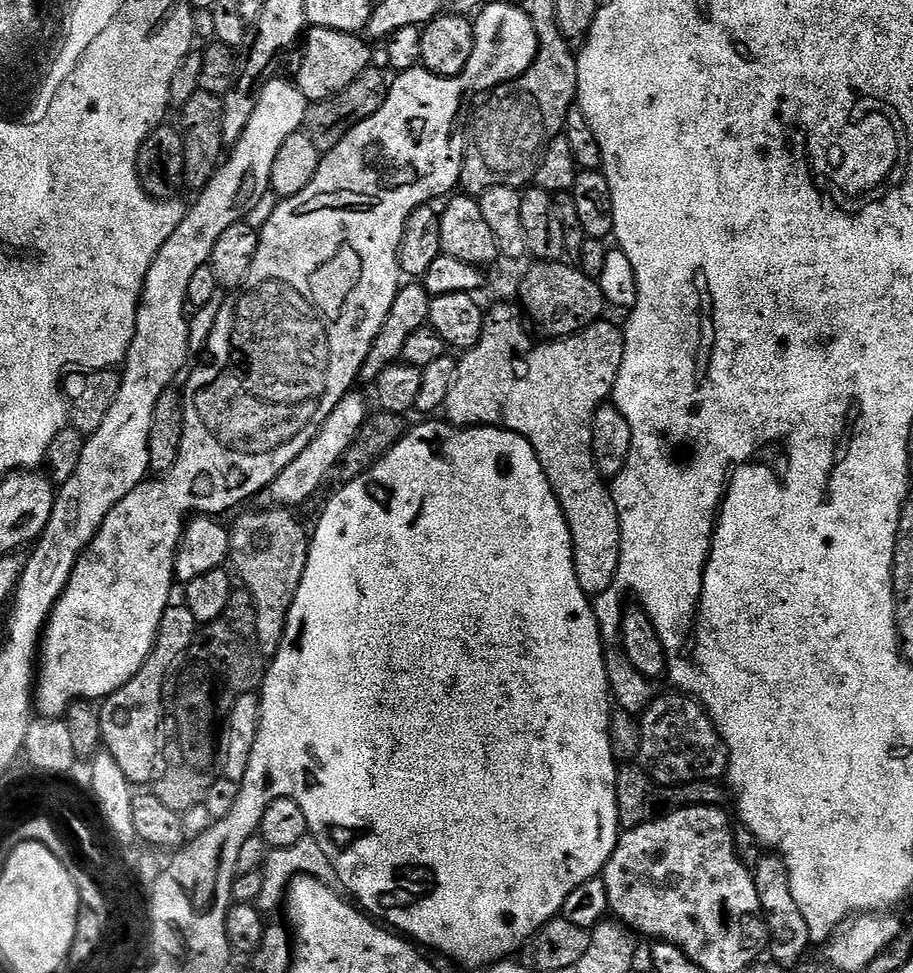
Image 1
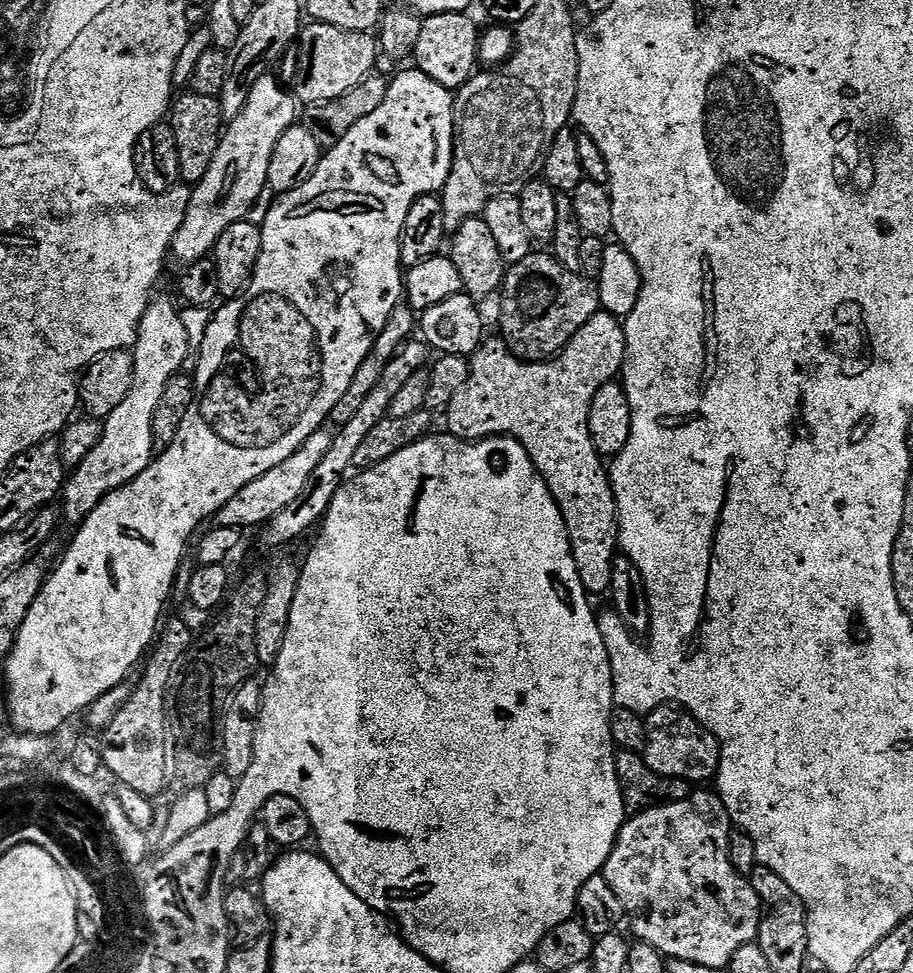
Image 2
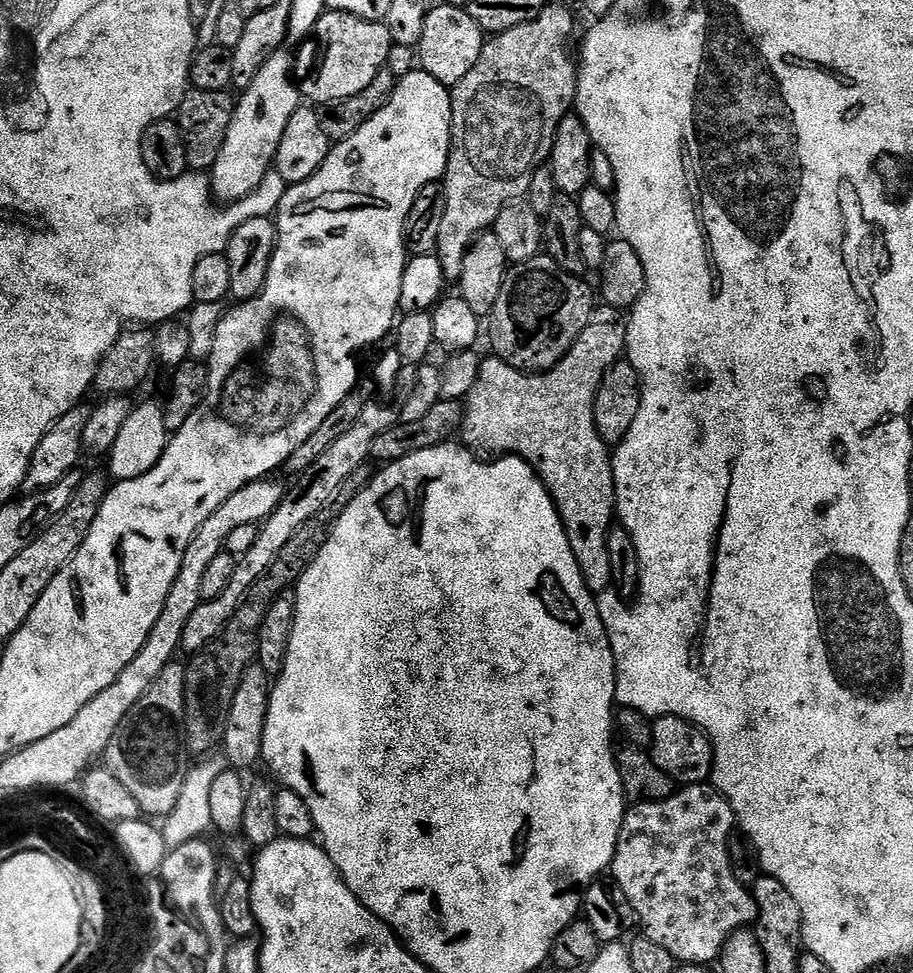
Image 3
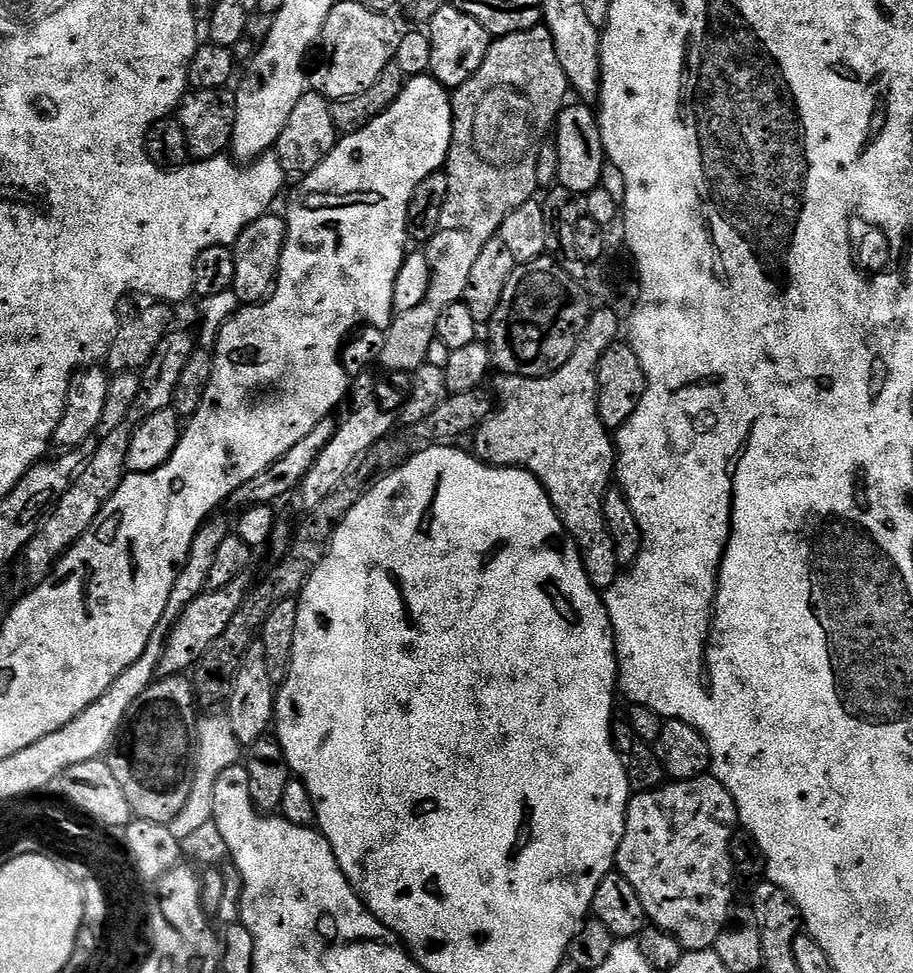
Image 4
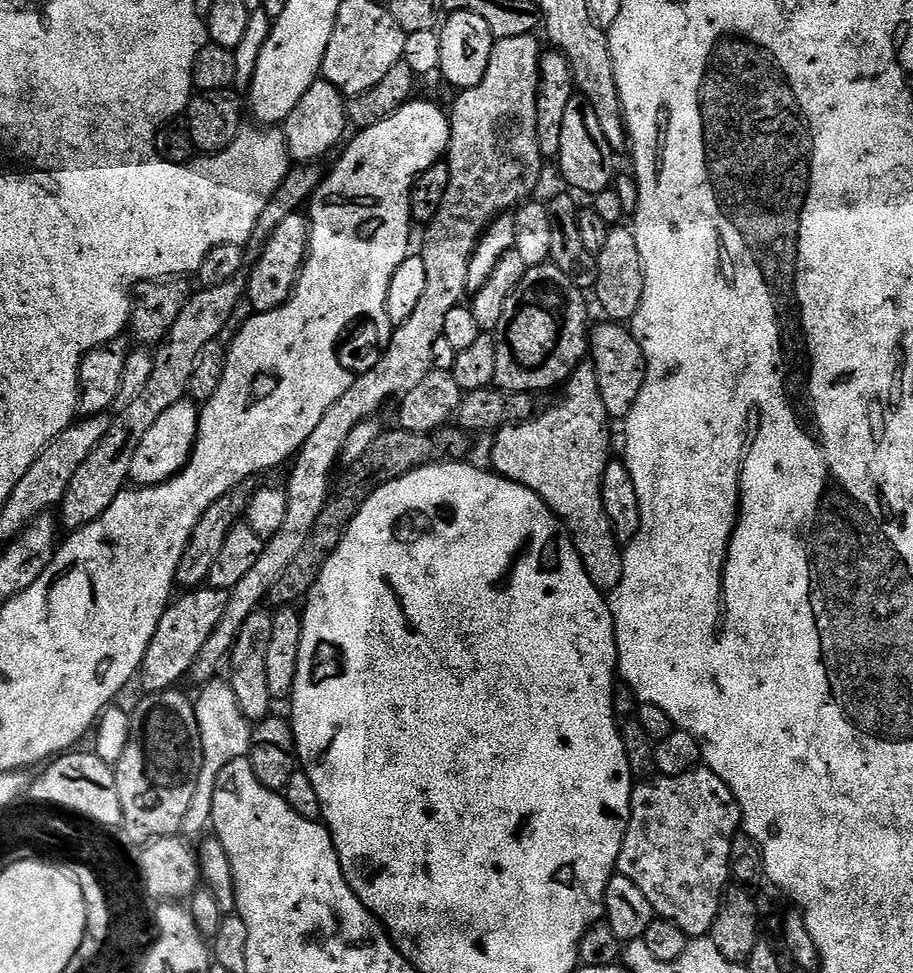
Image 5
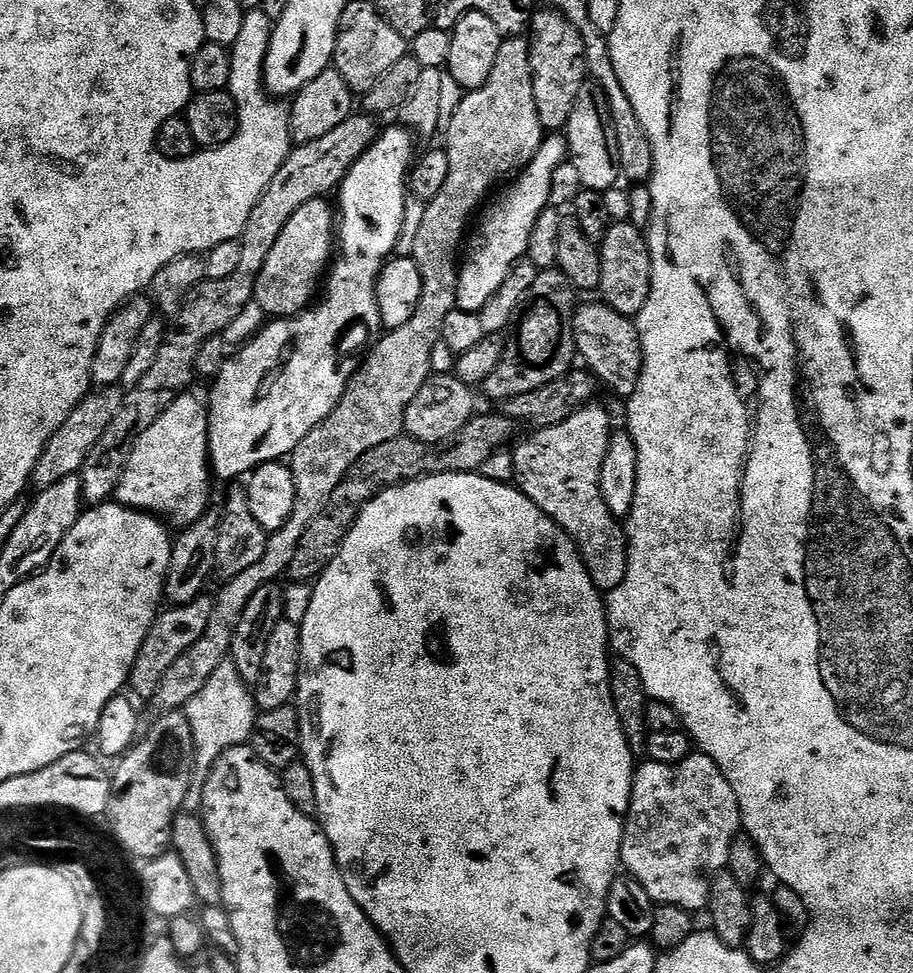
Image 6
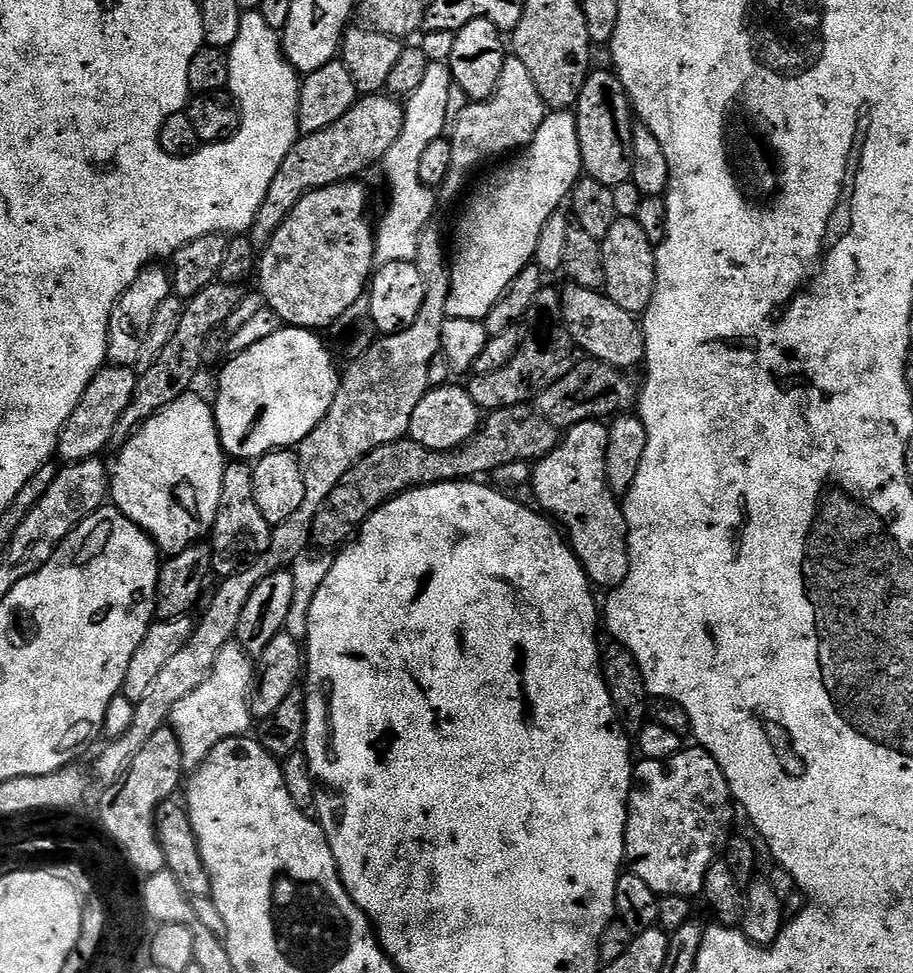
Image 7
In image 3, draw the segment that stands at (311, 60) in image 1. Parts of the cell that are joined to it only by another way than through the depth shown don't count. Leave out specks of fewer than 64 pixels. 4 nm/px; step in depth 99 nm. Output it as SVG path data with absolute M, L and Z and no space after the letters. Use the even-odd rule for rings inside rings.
M327 10L322 18L318 18L314 40L320 43L320 69L313 76L305 78L302 96L316 106L342 102L342 98L362 94L362 90L366 90L366 86L378 78L380 71L389 67L388 55L394 51L387 24Z

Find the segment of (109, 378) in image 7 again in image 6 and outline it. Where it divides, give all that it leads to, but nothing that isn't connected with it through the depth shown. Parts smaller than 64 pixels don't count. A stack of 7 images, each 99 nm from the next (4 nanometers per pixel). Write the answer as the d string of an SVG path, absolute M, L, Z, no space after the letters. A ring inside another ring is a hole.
M108 386L103 390L93 391L80 401L80 405L66 418L63 426L48 439L44 445L42 454L38 458L36 468L33 469L30 480L33 485L47 486L56 484L62 478L75 476L84 464L84 458L88 451L100 439L100 435L106 430L106 426L114 418L114 414L122 403L122 392L119 387Z

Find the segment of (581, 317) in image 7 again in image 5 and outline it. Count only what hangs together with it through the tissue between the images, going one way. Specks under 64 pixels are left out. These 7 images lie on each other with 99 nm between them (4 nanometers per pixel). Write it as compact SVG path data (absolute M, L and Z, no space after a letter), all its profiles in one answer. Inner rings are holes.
M603 323L597 328L595 325L590 332L590 363L596 368L602 406L606 406L609 417L613 421L620 422L630 414L644 385L646 378L644 355L638 346L636 337L623 323Z

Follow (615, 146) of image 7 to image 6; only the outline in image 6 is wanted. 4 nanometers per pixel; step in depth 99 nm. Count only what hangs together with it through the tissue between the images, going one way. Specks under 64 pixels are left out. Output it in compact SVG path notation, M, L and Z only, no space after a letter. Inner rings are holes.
M586 82L582 90L578 90L578 98L574 98L574 108L570 110L570 118L562 129L562 135L568 141L570 168L572 164L577 178L580 179L581 189L602 194L608 188L617 187L621 174L616 163L610 124L606 119L604 92L595 82Z

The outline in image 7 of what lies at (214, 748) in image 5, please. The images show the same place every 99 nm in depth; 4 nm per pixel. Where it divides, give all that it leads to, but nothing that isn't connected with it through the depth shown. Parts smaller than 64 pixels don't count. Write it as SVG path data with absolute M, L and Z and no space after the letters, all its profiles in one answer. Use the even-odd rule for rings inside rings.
M233 642L222 646L222 654L218 654L218 662L214 662L214 670L210 670L206 682L202 682L202 686L198 686L198 690L186 694L186 698L182 698L182 702L178 702L178 706L174 706L170 727L172 733L178 738L178 746L182 750L185 773L191 774L198 766L202 766L204 759L208 757L210 750L214 750L214 746L218 746L218 742L226 742L226 738L249 735L248 727L251 724L253 727L254 724L254 717L248 705L248 700L252 697L253 683L253 657L244 652L239 644Z

